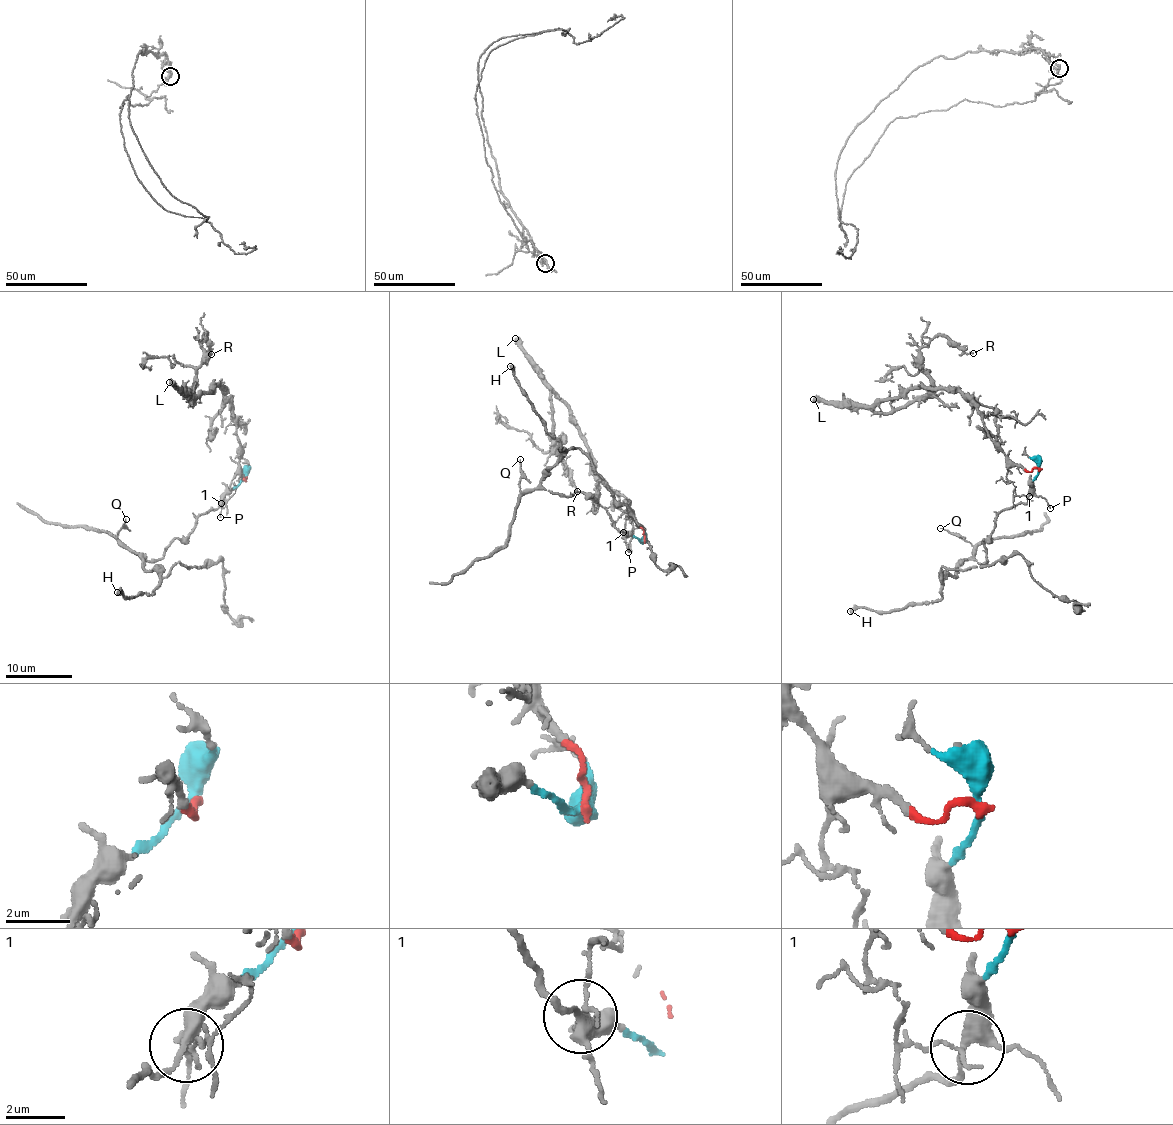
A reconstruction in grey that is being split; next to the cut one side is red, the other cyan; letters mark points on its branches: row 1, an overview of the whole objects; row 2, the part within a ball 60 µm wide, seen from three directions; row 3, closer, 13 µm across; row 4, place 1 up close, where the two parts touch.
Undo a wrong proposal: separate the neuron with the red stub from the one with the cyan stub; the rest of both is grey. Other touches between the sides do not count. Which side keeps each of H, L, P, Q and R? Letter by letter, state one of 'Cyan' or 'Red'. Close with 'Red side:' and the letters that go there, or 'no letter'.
H: Cyan
L: Red
P: Cyan
Q: Cyan
R: Red
Red side: L, R

